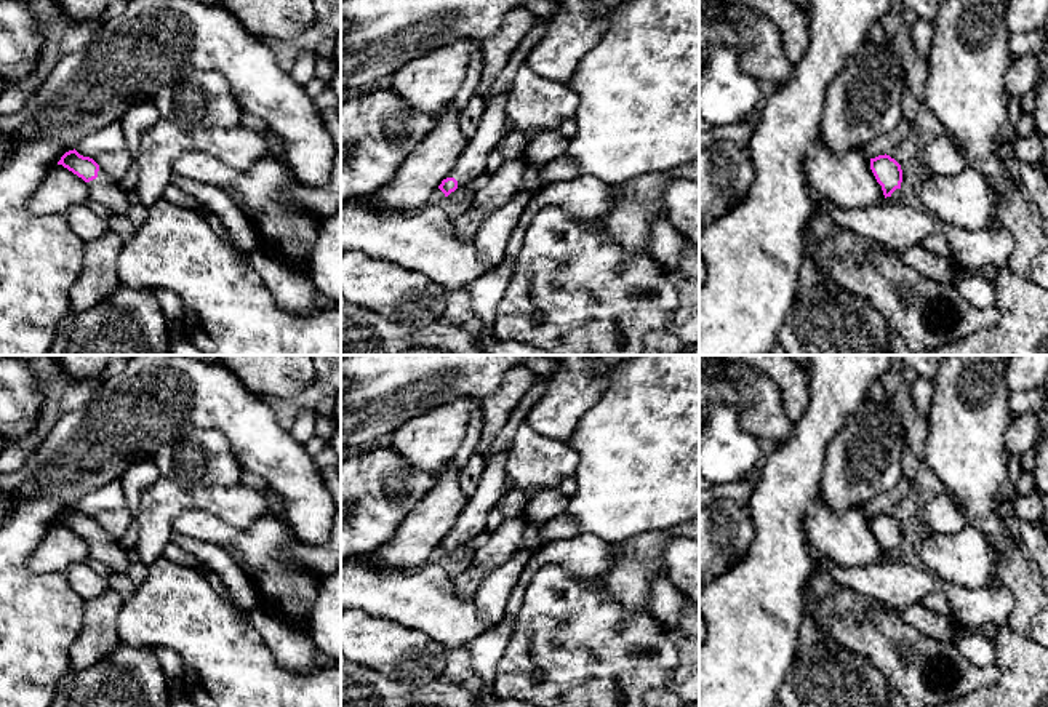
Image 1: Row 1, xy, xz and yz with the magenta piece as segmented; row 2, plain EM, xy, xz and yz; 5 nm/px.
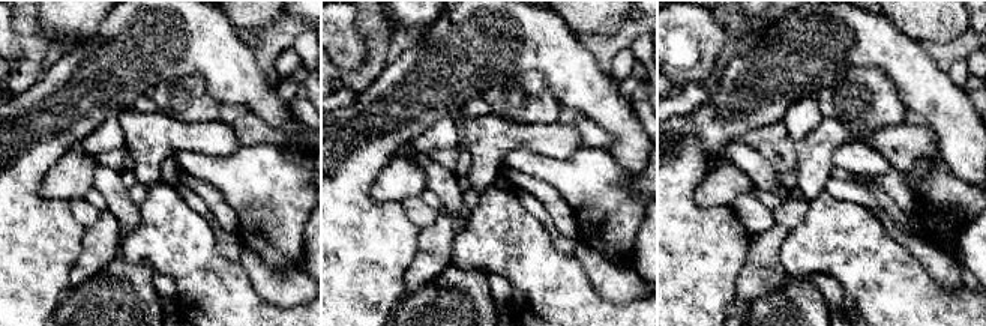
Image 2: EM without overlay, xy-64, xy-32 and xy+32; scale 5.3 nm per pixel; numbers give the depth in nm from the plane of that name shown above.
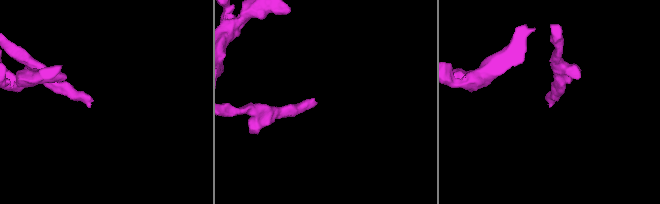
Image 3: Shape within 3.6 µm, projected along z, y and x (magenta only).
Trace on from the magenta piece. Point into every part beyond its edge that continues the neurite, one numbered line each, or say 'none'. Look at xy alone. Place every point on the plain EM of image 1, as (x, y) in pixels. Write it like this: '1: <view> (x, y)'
1: xy (60, 547)

